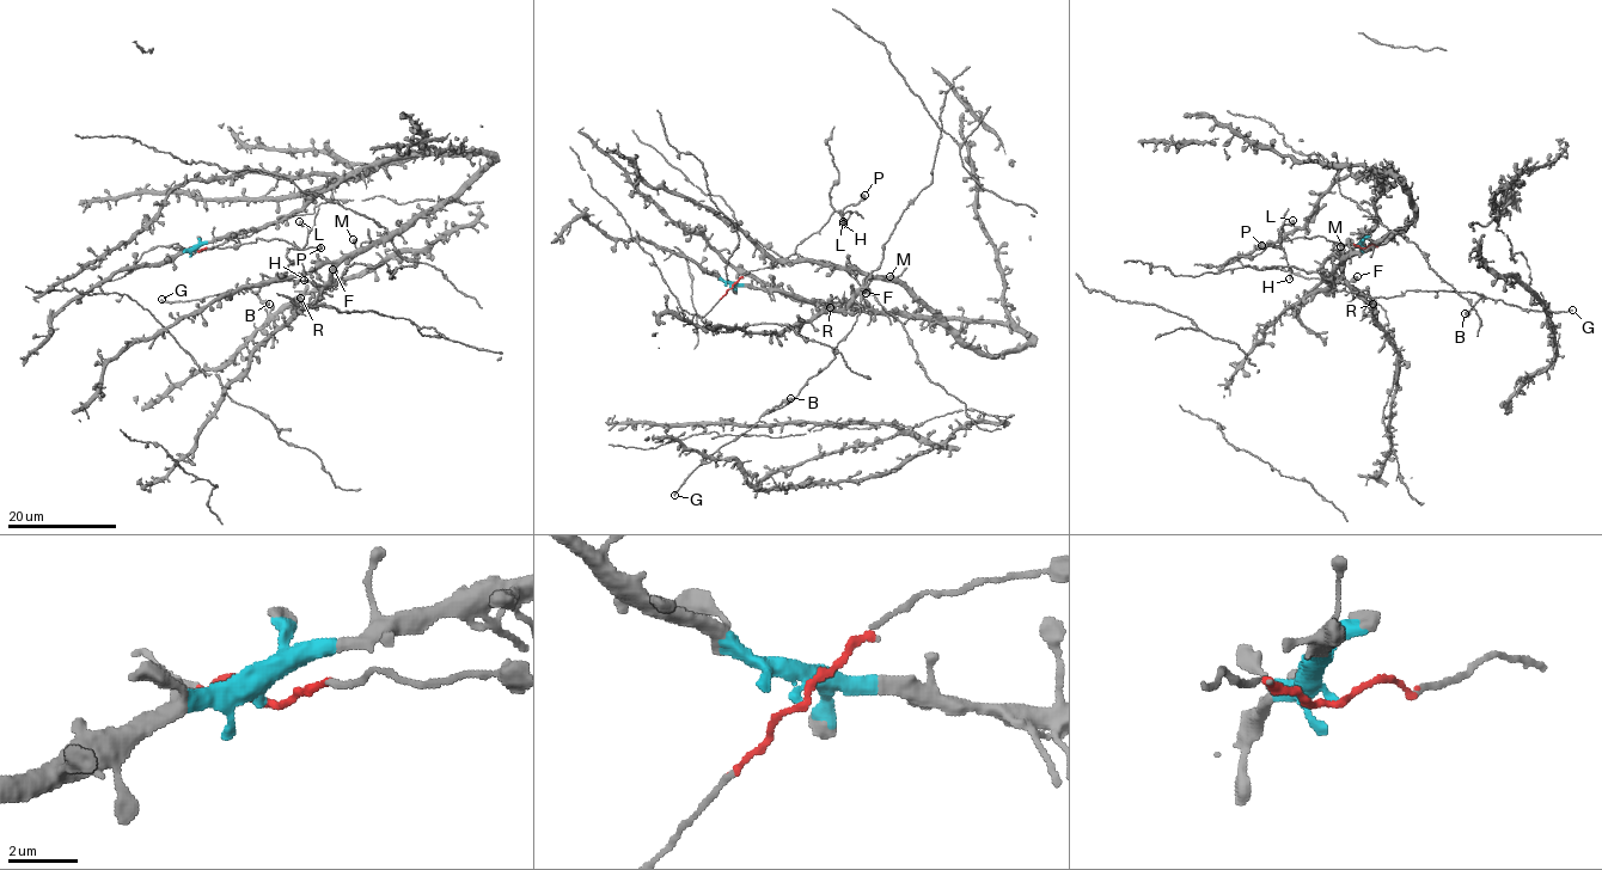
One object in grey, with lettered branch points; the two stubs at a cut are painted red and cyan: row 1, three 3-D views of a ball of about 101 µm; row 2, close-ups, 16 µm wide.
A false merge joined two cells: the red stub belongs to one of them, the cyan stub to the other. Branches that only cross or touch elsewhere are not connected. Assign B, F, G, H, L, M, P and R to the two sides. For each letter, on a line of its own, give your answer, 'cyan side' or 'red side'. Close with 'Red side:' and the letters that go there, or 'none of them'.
B: cyan side
F: cyan side
G: cyan side
H: red side
L: red side
M: cyan side
P: red side
R: cyan side
Red side: H, L, P

